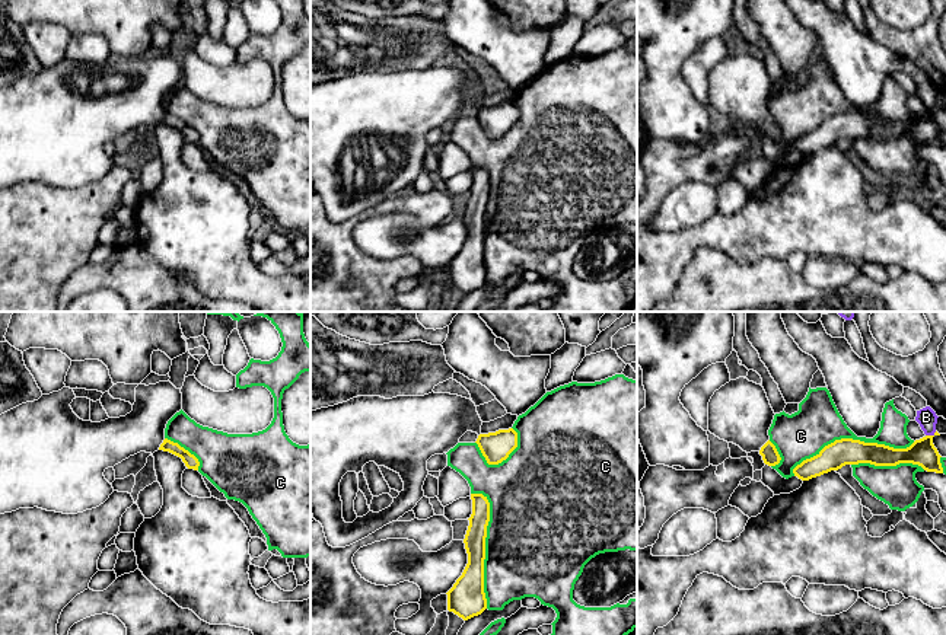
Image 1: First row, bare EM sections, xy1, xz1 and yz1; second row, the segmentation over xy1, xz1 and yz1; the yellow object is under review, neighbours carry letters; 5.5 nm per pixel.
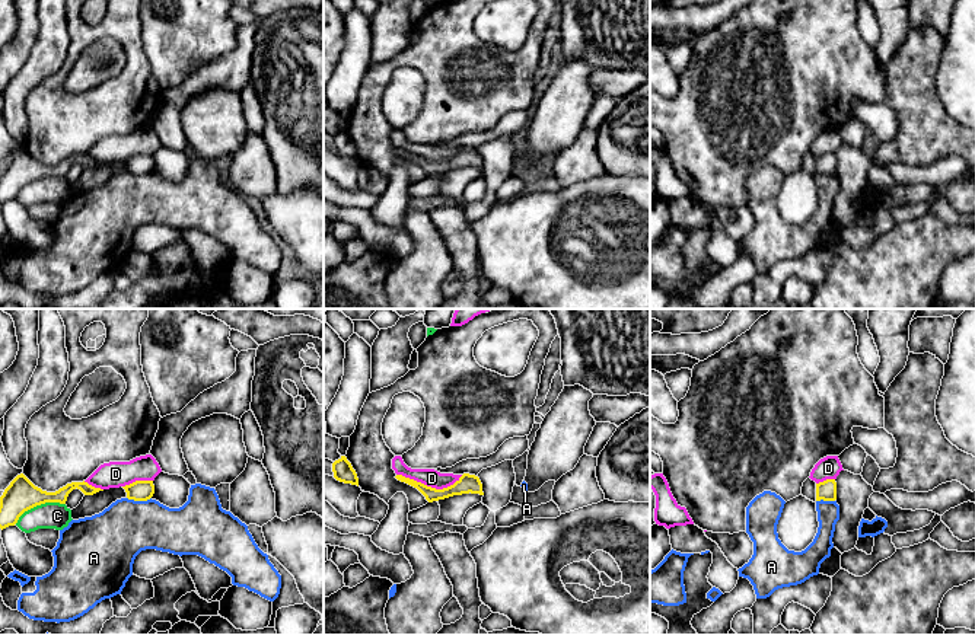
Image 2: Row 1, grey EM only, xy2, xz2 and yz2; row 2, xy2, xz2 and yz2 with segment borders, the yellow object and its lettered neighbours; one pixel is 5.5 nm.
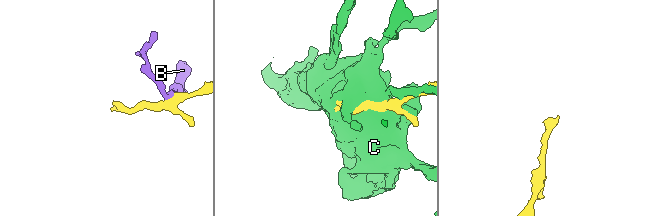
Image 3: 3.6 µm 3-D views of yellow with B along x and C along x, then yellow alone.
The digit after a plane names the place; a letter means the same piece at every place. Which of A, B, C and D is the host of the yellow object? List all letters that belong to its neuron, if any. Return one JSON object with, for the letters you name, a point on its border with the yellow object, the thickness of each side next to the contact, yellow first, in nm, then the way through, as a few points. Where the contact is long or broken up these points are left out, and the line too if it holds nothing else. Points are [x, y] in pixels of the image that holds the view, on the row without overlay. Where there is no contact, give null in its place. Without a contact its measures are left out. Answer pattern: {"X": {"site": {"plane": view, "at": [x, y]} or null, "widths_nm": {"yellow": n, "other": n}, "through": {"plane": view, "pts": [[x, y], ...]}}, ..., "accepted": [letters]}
{"accepted": []}

